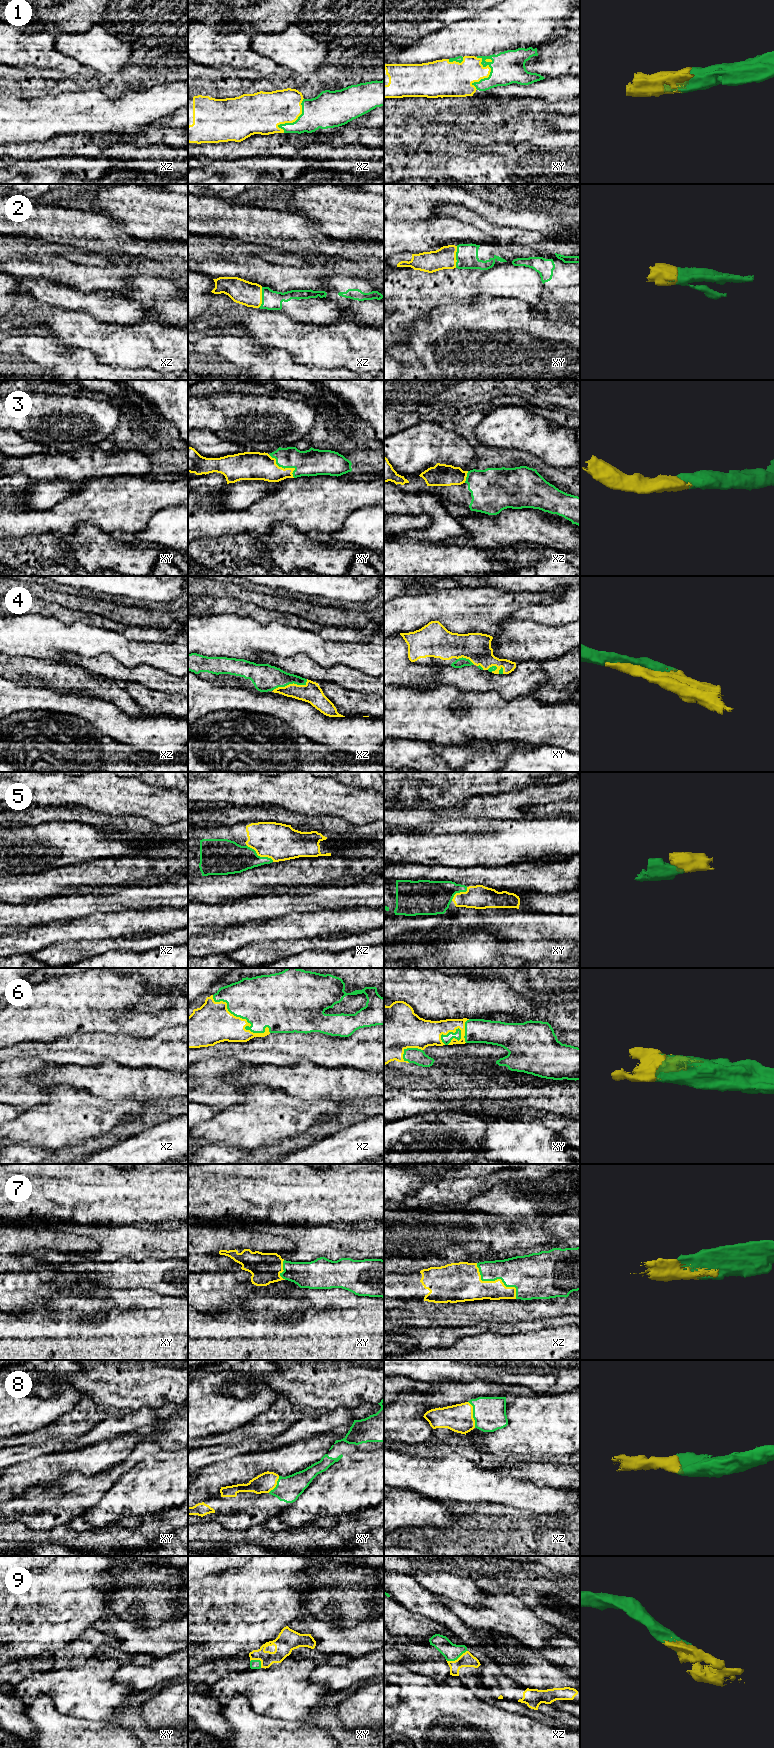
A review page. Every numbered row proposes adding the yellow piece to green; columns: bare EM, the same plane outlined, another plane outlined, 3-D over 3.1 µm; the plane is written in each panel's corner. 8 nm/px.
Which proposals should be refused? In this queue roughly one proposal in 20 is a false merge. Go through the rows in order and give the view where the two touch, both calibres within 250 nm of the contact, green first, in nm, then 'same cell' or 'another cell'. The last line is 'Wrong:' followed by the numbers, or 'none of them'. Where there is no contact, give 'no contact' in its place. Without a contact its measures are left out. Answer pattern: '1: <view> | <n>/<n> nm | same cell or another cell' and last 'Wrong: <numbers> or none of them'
1: xy | 260/240 nm | same cell
2: xy | 180/180 nm | same cell
3: xy | 220/220 nm | same cell
4: xz | 220/160 nm | same cell
5: xz | 260/300 nm | same cell
6: xz | 420/300 nm | same cell
7: xz | 300/260 nm | same cell
8: xz | 260/220 nm | same cell
9: xz | 140/110 nm | same cell
Wrong: none of them

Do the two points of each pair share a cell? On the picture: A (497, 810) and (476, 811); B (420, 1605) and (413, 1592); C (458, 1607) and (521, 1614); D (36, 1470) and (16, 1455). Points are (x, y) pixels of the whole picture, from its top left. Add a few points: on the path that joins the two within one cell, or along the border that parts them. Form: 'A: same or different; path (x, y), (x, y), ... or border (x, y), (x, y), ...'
A: same; path (492, 810), (481, 810)
B: same; path (419, 1602), (413, 1595)
C: same; path (474, 1616), (505, 1618)
D: different; border (46, 1454), (17, 1462), (10, 1467)

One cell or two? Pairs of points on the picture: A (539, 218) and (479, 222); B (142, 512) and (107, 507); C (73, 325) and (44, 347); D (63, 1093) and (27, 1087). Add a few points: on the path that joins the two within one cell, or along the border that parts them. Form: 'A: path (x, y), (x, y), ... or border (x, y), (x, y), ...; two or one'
A: border (467, 208), (499, 226), (510, 227); two
B: path (133, 507), (116, 507); one
C: border (51, 338), (69, 350), (74, 350); two
D: border (48, 1087), (49, 1098), (38, 1105), (30, 1106); two

